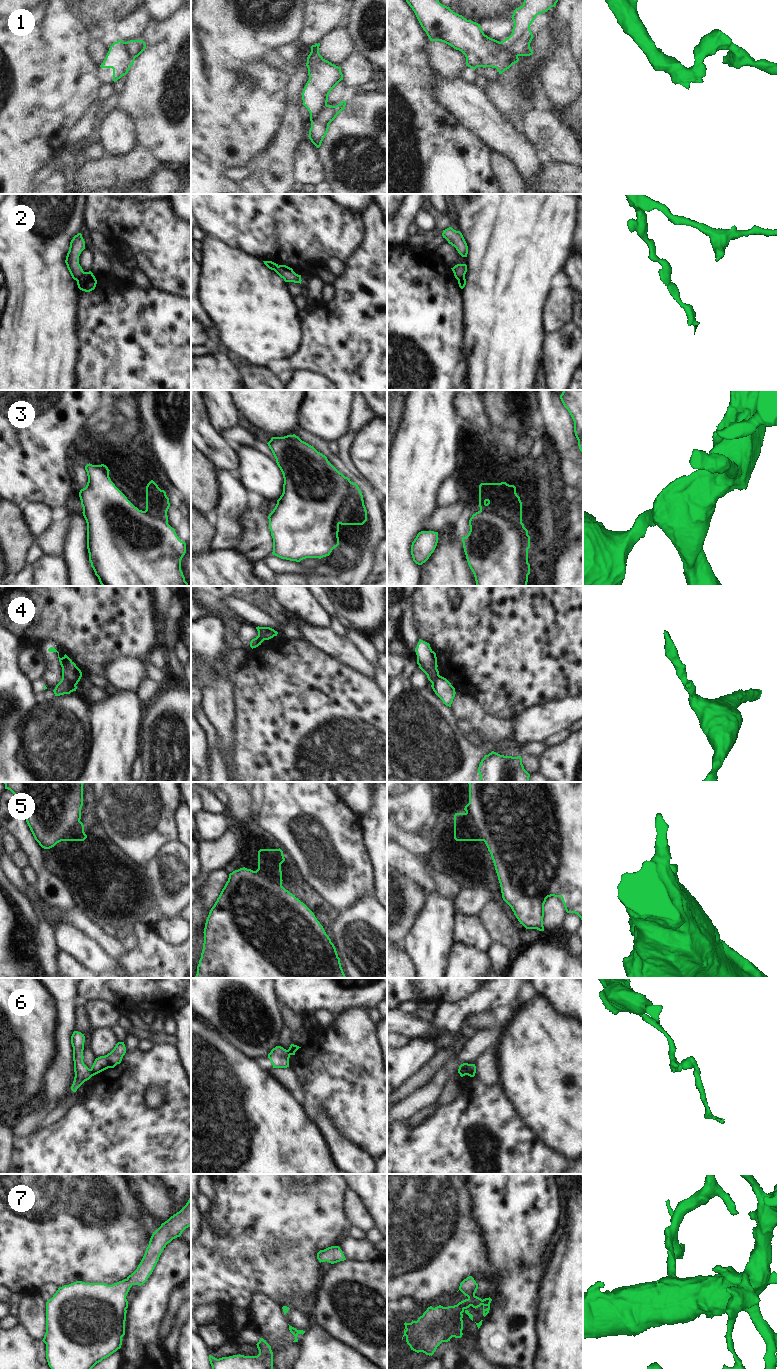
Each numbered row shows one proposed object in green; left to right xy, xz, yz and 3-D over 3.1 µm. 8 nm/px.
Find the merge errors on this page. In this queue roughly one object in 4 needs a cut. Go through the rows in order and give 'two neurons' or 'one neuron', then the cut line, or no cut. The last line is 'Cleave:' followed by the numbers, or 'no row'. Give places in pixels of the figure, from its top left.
1: two neurons | yz (499, 42), (517, 56)
2: two neurons | xy (84, 272), (76, 280)
3: one neuron | no cut
4: two neurons | xy (62, 677), (75, 685)
5: one neuron | no cut
6: two neurons | xy (90, 1069), (94, 1074)
7: one neuron | no cut
Cleave: 1, 2, 4, 6

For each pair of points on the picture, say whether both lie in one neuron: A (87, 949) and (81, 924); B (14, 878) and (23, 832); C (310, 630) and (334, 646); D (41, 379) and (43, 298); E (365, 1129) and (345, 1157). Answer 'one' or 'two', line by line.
A: two
B: two
C: one
D: one
E: two

